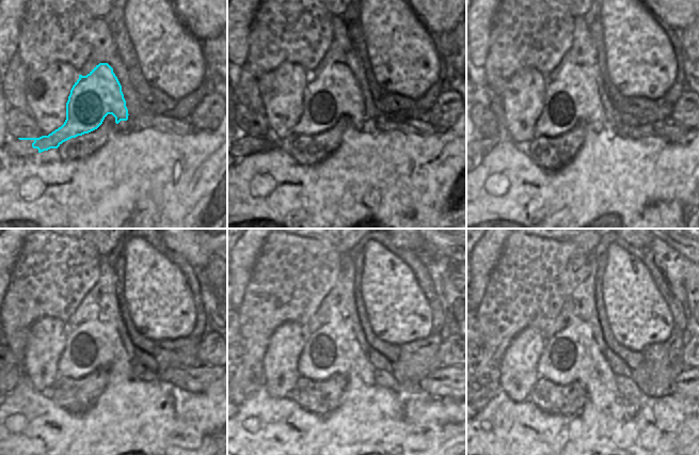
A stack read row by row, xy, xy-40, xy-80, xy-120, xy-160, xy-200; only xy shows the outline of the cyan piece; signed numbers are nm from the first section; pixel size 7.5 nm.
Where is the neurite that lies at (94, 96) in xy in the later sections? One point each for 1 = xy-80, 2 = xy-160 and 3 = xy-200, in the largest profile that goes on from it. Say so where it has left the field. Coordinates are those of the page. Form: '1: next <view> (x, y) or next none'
1: next xy-80 (573, 97)
2: next xy-160 (333, 348)
3: next xy-200 (572, 355)

